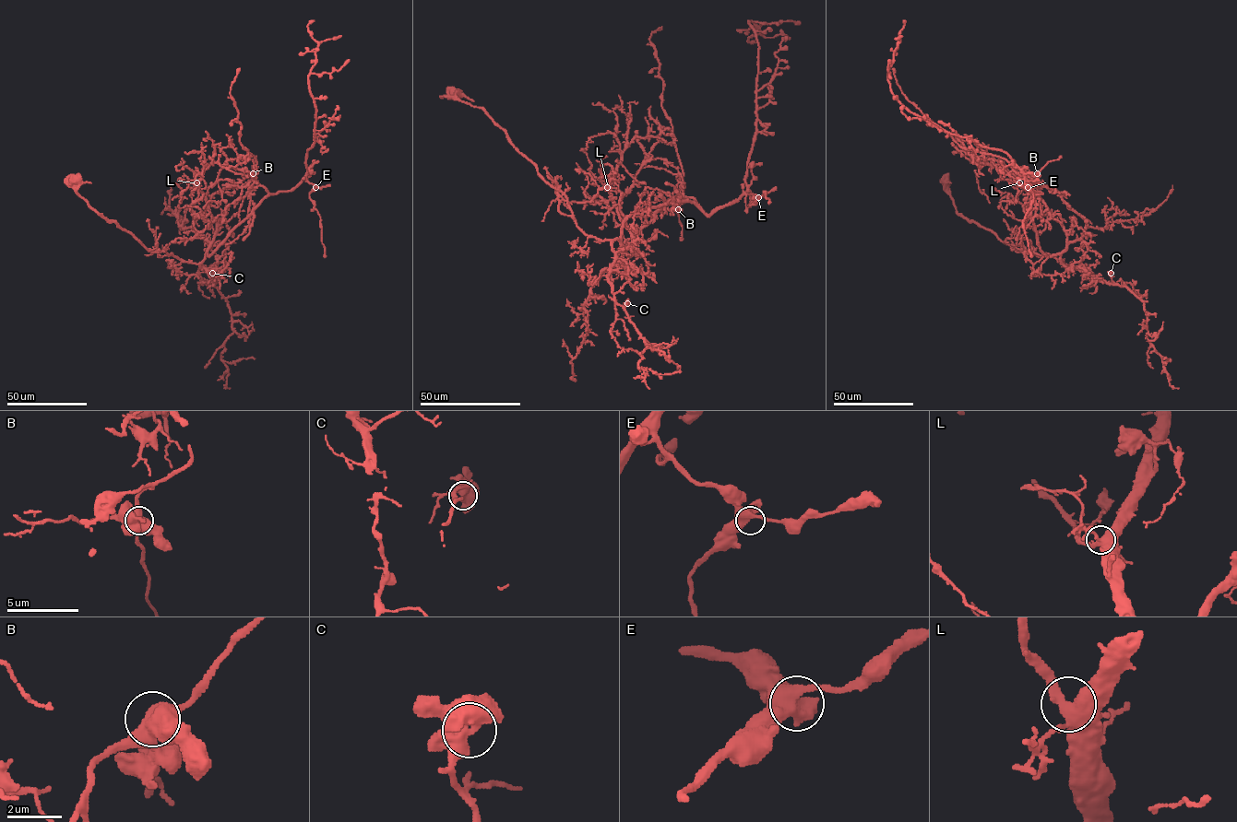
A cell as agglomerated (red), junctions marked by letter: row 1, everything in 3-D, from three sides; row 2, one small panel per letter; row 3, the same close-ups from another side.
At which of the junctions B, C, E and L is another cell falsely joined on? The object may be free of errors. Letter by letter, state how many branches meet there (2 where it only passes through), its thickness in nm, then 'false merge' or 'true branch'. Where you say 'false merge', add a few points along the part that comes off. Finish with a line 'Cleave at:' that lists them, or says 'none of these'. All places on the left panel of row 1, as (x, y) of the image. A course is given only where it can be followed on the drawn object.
B: branches 4; calibre 500 nm; true branch
C: branches 4; calibre 550 nm; true branch
E: branches 4; calibre 500 nm; true branch
L: branches 4; calibre 500 nm; true branch
Cleave at: none of these

